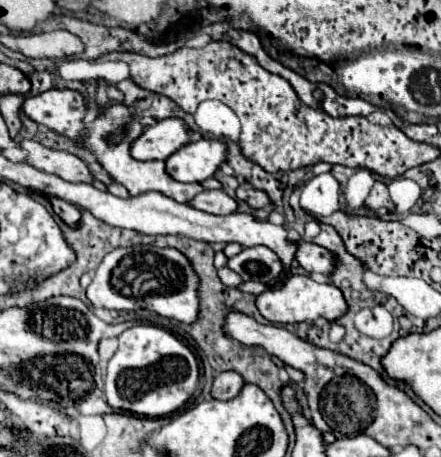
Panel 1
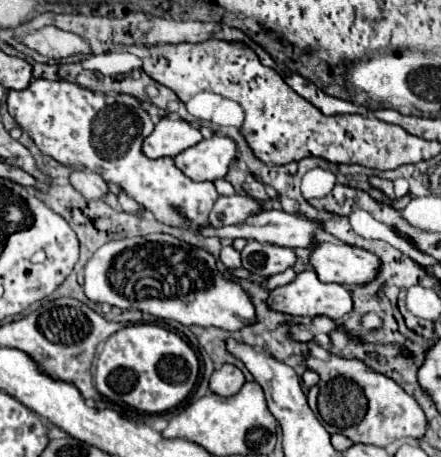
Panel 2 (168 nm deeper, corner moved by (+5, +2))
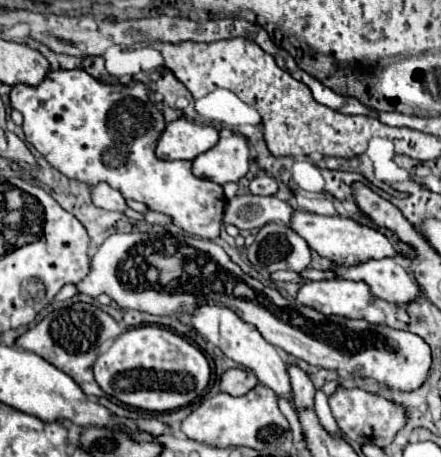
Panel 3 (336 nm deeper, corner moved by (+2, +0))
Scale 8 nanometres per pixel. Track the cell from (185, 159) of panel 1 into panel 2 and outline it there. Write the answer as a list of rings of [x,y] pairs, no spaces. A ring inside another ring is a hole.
[[[211,136],[199,144],[177,154],[175,166],[191,180],[217,180],[223,178],[235,160],[237,146],[227,136]]]

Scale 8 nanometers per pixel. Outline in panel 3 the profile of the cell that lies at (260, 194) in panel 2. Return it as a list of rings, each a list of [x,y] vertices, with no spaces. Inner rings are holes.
[[[268,174],[258,176],[250,182],[250,192],[260,194],[260,196],[272,196],[278,192],[278,182],[276,182],[276,178],[272,178]]]

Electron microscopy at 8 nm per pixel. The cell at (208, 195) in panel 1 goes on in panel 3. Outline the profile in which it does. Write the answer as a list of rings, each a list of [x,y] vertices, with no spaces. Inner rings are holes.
[[[236,196],[228,200],[224,210],[224,224],[234,224],[240,230],[262,228],[268,222],[288,224],[294,208],[276,196]]]

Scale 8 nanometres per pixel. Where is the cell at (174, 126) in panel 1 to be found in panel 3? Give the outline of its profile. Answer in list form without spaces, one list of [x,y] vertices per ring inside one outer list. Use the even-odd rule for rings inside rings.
[[[178,118],[160,136],[156,156],[162,160],[194,160],[218,142],[218,130],[208,124]]]

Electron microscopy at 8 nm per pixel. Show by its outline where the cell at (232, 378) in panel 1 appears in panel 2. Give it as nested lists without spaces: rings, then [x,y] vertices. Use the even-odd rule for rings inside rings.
[[[223,364],[221,368],[217,368],[209,380],[209,388],[211,392],[219,394],[219,396],[233,396],[241,390],[241,386],[245,384],[243,372],[233,366],[233,364]]]

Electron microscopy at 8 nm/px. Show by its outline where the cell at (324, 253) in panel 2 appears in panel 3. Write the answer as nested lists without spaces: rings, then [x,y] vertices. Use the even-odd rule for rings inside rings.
[[[394,258],[368,260],[352,268],[334,266],[334,270],[340,278],[364,280],[378,298],[396,306],[408,306],[420,298],[418,284]]]

